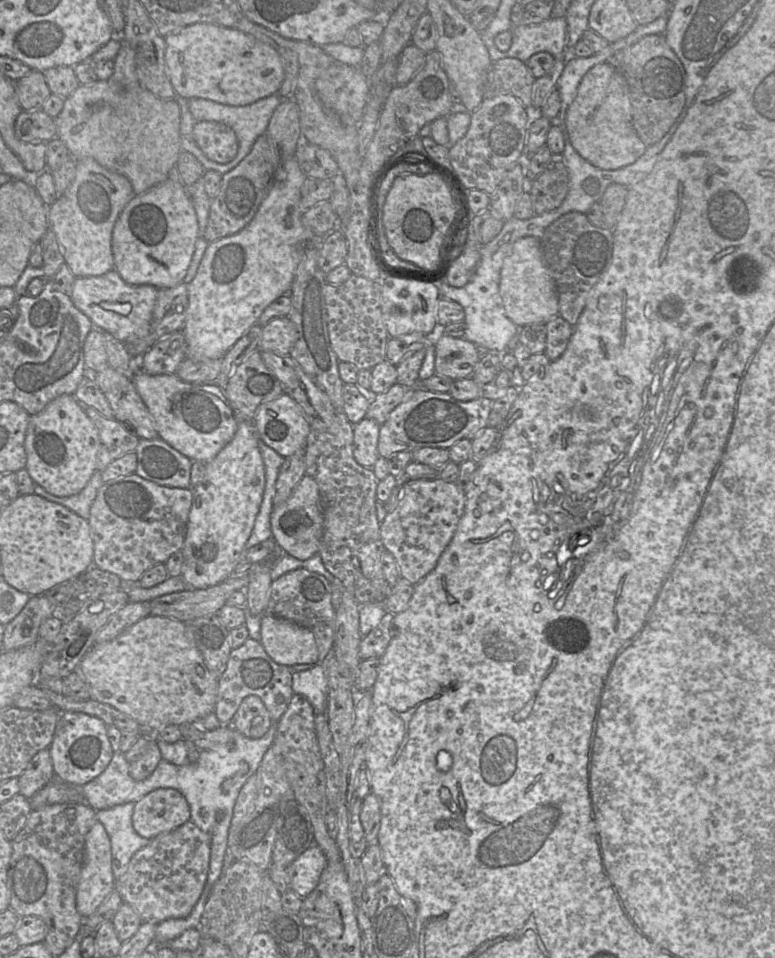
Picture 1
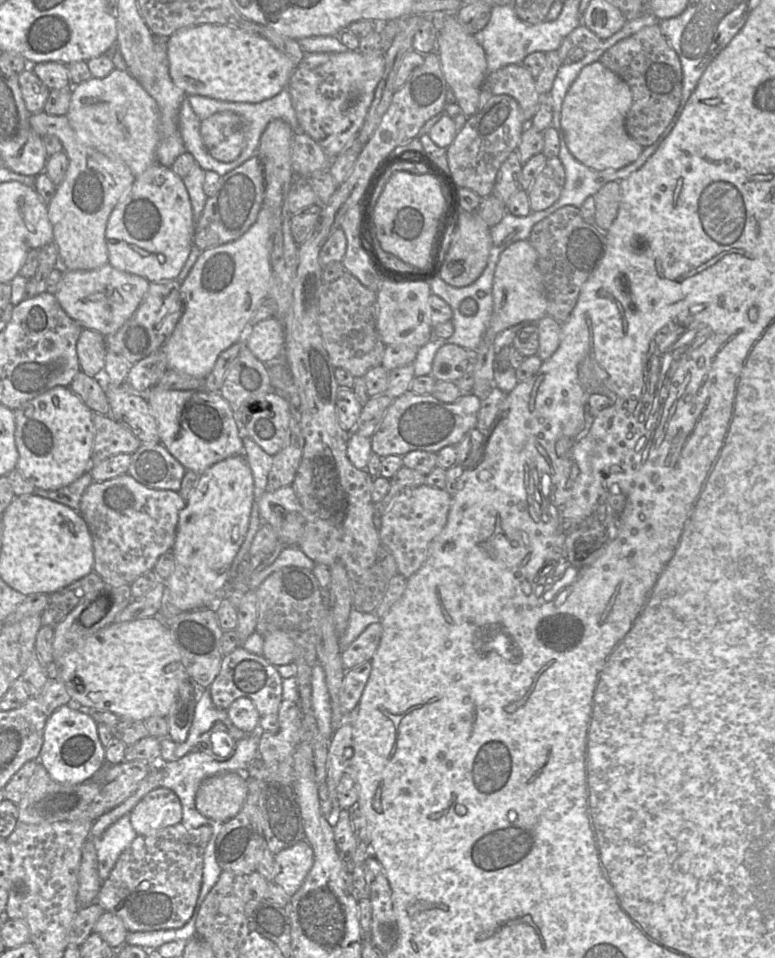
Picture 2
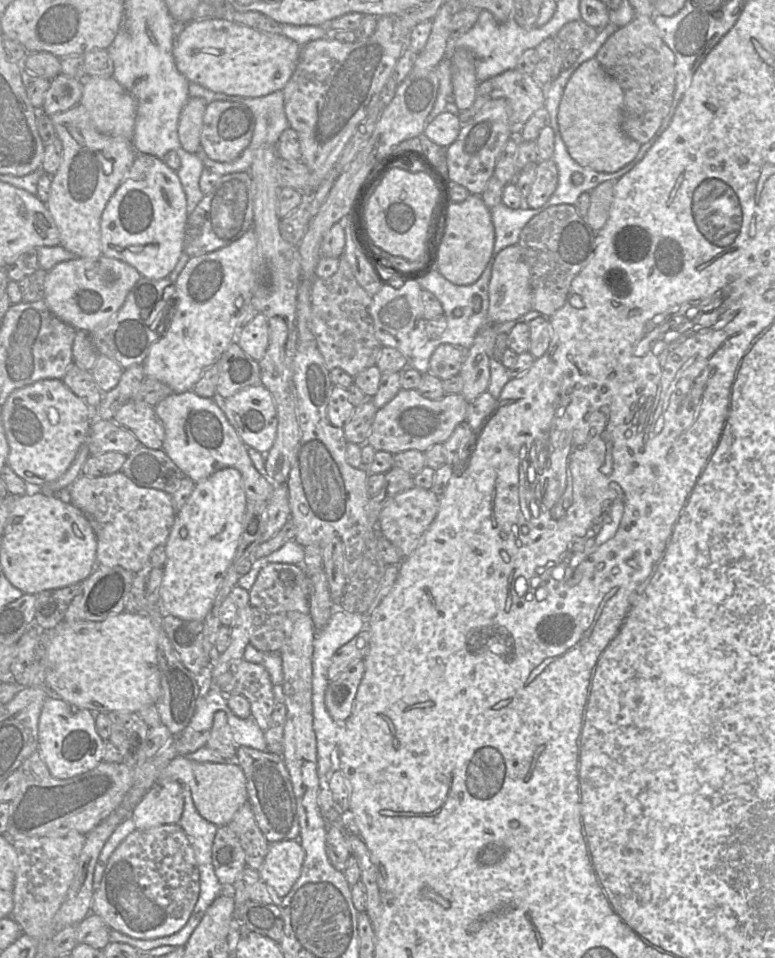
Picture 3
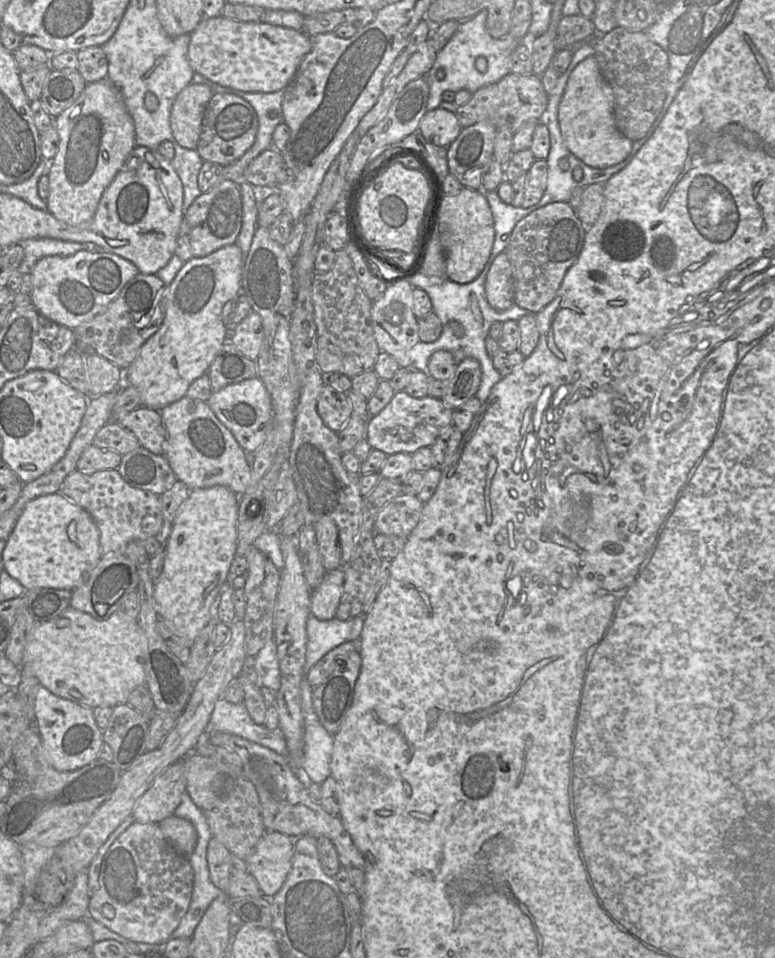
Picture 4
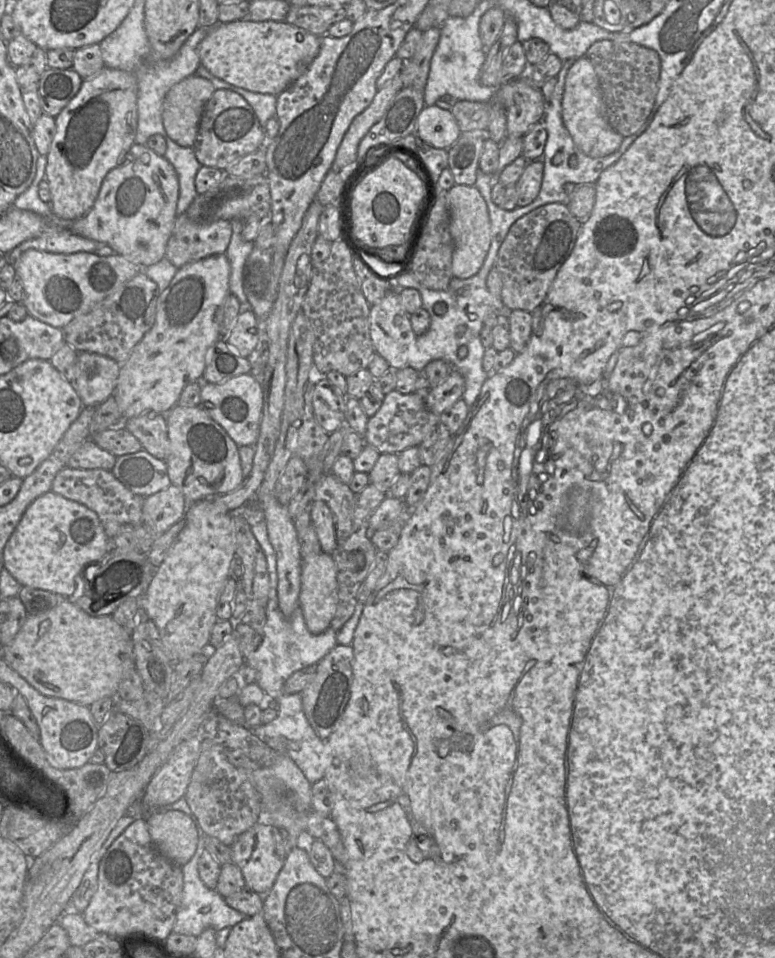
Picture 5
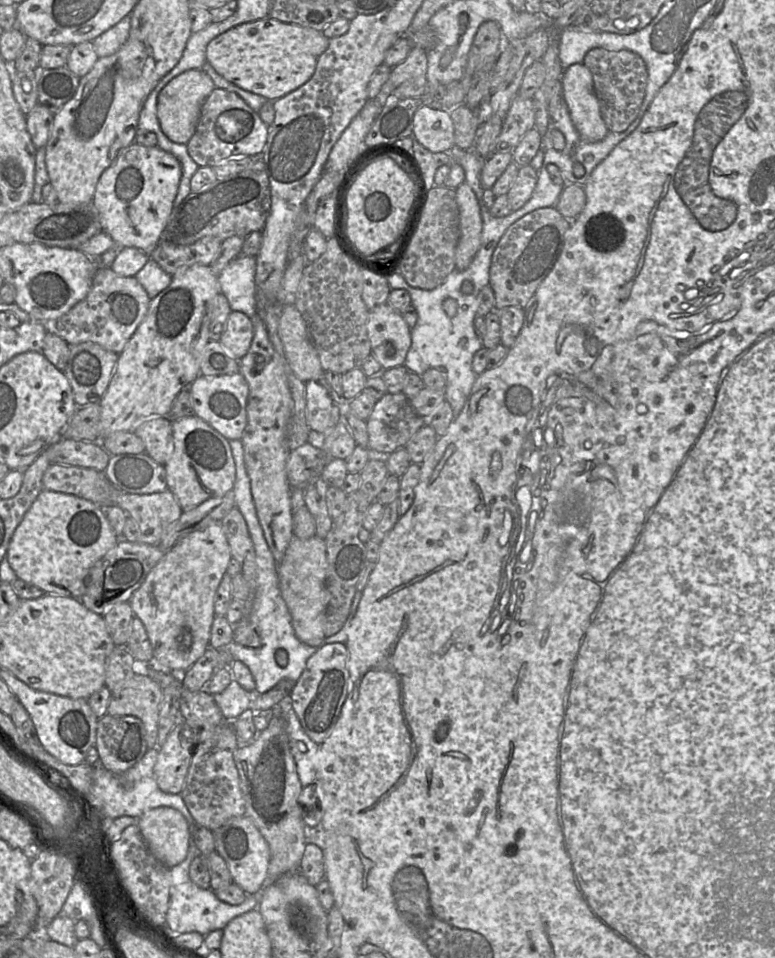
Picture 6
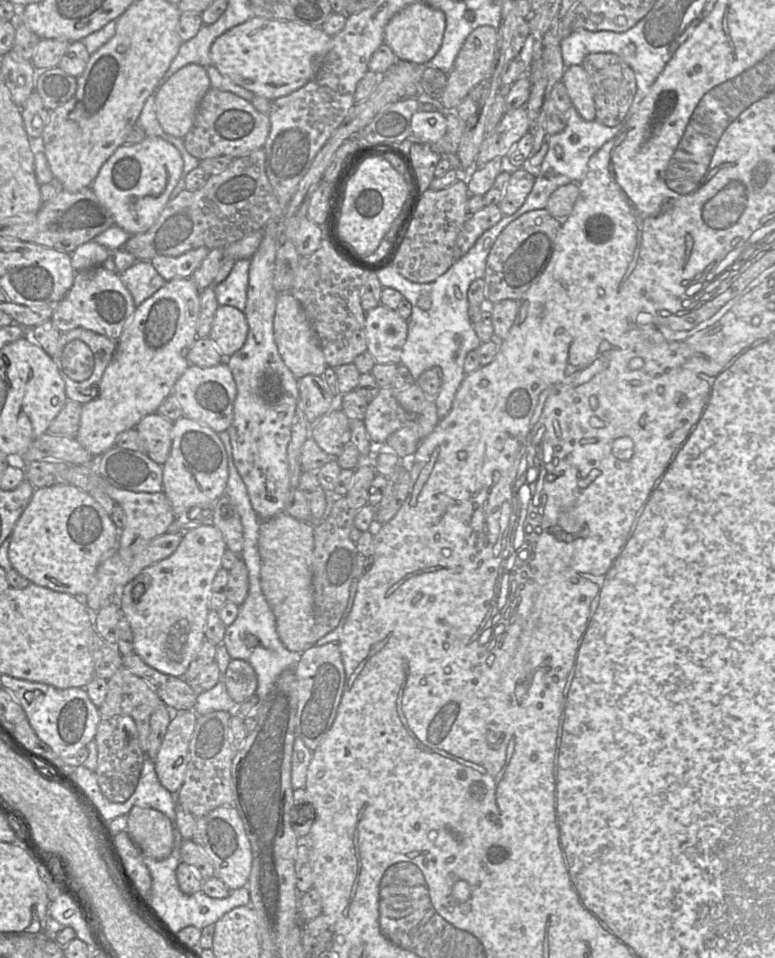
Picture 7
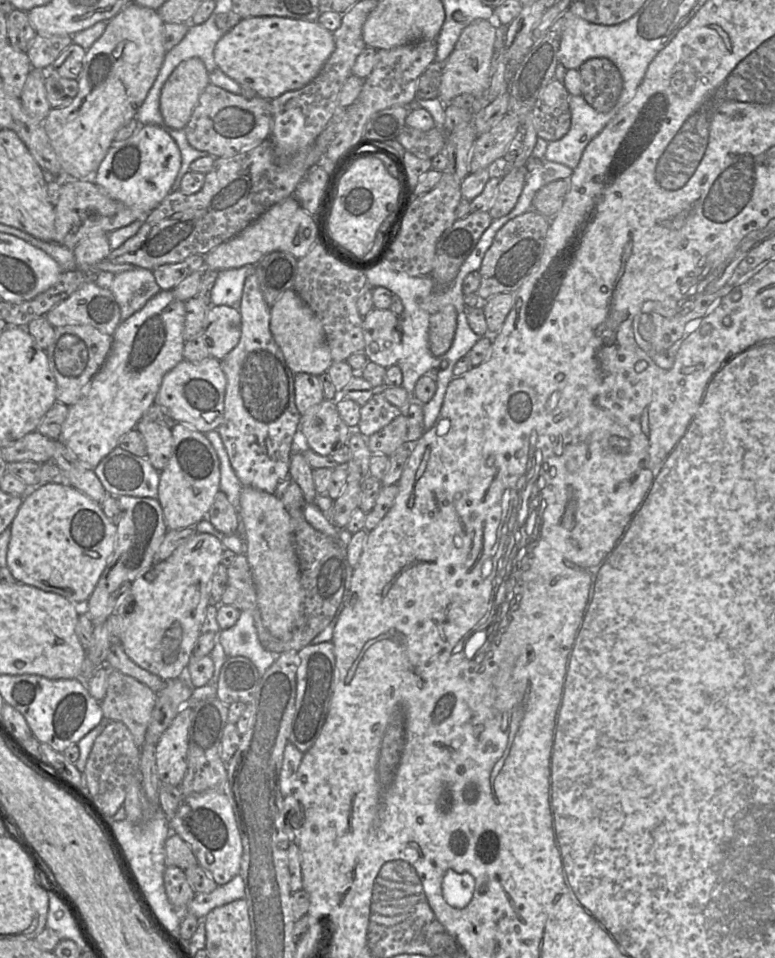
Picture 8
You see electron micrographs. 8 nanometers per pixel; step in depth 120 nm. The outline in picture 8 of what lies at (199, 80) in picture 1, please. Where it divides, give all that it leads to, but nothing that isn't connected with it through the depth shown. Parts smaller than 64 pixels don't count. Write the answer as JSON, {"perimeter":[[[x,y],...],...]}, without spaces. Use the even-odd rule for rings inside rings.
{"perimeter":[[[279,16],[241,19],[217,42],[214,58],[217,67],[242,87],[253,89],[266,100],[298,90],[310,83],[335,50],[333,33],[317,21]]]}

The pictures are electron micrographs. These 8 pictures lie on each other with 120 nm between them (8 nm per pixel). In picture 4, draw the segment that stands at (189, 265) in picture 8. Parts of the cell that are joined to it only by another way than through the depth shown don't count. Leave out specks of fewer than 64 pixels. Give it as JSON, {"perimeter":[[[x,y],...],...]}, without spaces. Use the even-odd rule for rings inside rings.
{"perimeter":[[[224,179],[192,203],[183,217],[175,255],[187,262],[206,257],[218,249],[235,244],[242,226],[241,185],[232,179]]]}

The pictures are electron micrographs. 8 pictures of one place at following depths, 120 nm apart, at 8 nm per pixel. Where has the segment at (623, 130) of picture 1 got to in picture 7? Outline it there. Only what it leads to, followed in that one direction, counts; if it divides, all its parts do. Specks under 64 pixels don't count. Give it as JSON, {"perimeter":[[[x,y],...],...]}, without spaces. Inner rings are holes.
{"perimeter":[[[572,65],[565,69],[562,82],[572,105],[586,121],[596,119],[596,110],[589,85],[588,75],[582,65]]]}

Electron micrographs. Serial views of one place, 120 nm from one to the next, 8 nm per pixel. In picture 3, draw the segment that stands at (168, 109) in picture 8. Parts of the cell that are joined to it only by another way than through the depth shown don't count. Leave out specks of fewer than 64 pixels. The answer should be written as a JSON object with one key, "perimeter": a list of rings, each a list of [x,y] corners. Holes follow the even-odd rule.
{"perimeter":[[[189,97],[181,111],[178,136],[183,149],[188,153],[197,153],[201,148],[201,131],[207,105],[203,98]]]}

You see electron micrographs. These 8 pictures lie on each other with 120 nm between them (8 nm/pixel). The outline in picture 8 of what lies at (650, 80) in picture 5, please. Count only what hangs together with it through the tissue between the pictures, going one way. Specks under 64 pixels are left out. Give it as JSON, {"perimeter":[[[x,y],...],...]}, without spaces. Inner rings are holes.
{"perimeter":[[[590,58],[578,69],[582,96],[598,112],[609,112],[617,103],[623,80],[616,65],[608,58]]]}

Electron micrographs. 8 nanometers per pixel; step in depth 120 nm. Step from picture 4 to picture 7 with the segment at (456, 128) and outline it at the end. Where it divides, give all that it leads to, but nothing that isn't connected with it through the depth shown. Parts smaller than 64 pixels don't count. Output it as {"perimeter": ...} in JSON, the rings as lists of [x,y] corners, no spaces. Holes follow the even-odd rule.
{"perimeter":[[[416,111],[411,118],[411,137],[414,140],[432,145],[446,133],[446,116],[438,111]]]}

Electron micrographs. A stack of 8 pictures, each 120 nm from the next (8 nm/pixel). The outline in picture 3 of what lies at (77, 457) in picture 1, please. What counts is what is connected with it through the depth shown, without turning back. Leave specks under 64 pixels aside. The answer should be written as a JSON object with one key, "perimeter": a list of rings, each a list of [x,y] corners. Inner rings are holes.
{"perimeter":[[[59,379],[39,380],[14,390],[1,406],[9,445],[7,464],[29,486],[56,481],[68,470],[80,446],[88,441],[91,411],[92,408]]]}

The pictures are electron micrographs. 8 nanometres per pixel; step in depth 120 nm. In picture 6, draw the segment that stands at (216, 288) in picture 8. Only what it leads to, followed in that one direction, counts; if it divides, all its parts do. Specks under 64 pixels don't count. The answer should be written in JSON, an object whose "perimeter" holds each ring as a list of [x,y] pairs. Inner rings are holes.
{"perimeter":[[[240,255],[234,258],[218,276],[220,293],[227,298],[232,311],[246,314],[249,318],[257,314],[257,289],[255,284],[256,257]]]}

